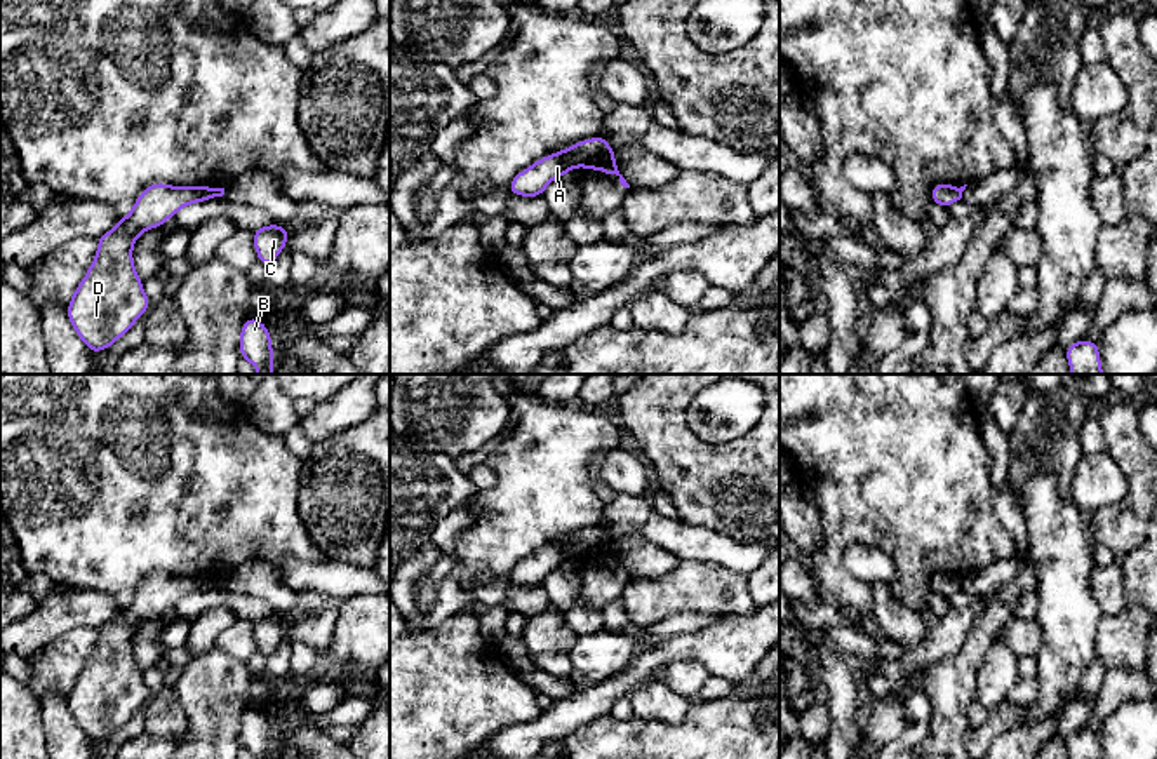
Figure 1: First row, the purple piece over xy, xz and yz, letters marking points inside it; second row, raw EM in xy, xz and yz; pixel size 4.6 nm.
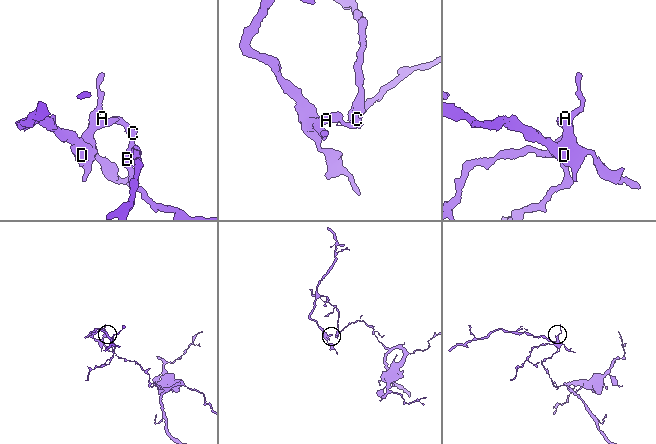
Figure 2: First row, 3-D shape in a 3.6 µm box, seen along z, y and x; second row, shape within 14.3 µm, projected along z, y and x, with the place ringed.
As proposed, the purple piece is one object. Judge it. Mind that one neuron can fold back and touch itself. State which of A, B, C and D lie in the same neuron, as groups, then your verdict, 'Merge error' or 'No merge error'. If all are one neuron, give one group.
Groups: A D / B C. Merge error

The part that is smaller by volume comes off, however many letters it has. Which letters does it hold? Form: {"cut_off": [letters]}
{"cut_off": ["A", "D"]}

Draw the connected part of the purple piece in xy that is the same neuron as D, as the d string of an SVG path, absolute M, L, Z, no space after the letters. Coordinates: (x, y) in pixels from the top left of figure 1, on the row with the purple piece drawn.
M153 183L136 198L132 211L97 238L96 258L66 308L90 355L110 348L150 308L151 299L134 268L136 238L162 226L179 209L216 197L219 193L214 186Z

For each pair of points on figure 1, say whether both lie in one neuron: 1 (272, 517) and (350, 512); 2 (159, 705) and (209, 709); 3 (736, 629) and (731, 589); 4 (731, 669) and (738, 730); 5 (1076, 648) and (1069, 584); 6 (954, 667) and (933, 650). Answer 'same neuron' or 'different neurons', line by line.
1: different neurons
2: different neurons
3: different neurons
4: different neurons
5: same neuron
6: different neurons

